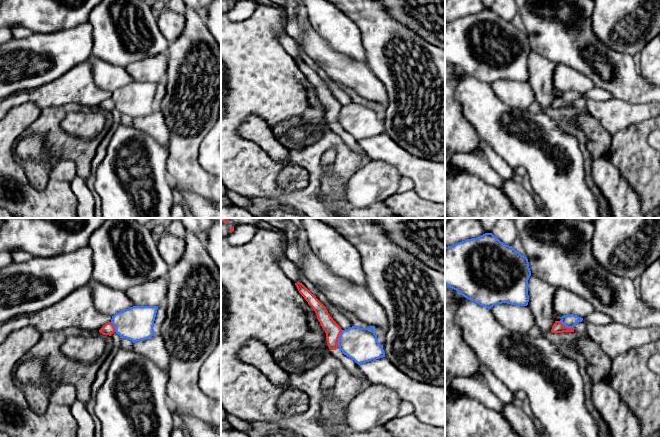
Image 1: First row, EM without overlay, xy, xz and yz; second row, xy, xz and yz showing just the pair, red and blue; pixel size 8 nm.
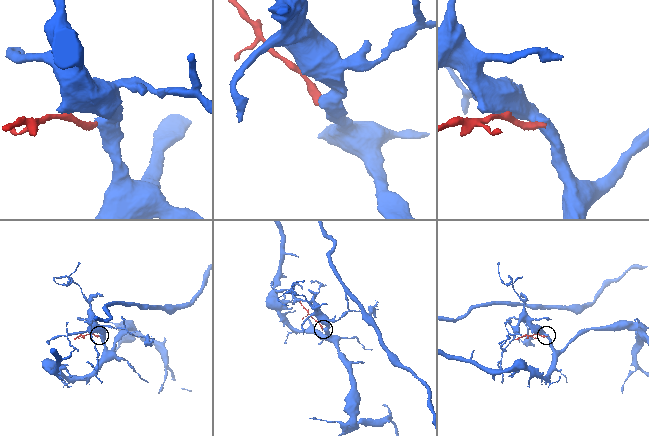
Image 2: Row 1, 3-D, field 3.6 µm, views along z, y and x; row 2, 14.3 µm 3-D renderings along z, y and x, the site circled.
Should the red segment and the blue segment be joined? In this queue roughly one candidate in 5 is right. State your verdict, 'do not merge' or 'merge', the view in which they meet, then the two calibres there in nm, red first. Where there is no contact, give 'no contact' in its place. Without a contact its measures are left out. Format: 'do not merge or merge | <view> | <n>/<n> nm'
do not merge | xz | 120/280 nm

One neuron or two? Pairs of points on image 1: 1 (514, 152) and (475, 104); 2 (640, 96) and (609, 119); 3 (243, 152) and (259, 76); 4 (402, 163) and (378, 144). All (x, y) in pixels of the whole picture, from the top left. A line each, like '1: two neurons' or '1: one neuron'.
1: one neuron
2: two neurons
3: one neuron
4: one neuron

